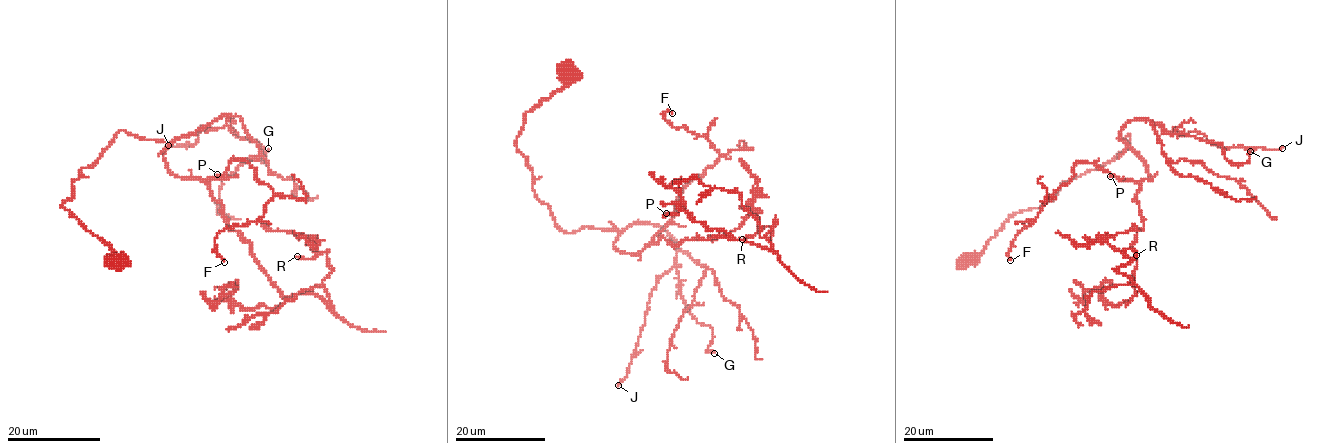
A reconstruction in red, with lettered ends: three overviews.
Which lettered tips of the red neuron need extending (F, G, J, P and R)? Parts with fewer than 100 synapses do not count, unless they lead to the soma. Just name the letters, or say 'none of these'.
none of these

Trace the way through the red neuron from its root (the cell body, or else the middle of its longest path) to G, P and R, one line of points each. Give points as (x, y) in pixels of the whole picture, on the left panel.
G: (118, 261), (62, 204), (120, 131), (175, 141), (229, 115), (263, 162), (268, 148)
P: (118, 261), (62, 204), (80, 169), (120, 131), (164, 140), (167, 168), (179, 176), (217, 174)
R: (118, 261), (62, 204), (120, 131), (167, 144), (285, 298), (327, 301), (328, 249), (297, 256)

